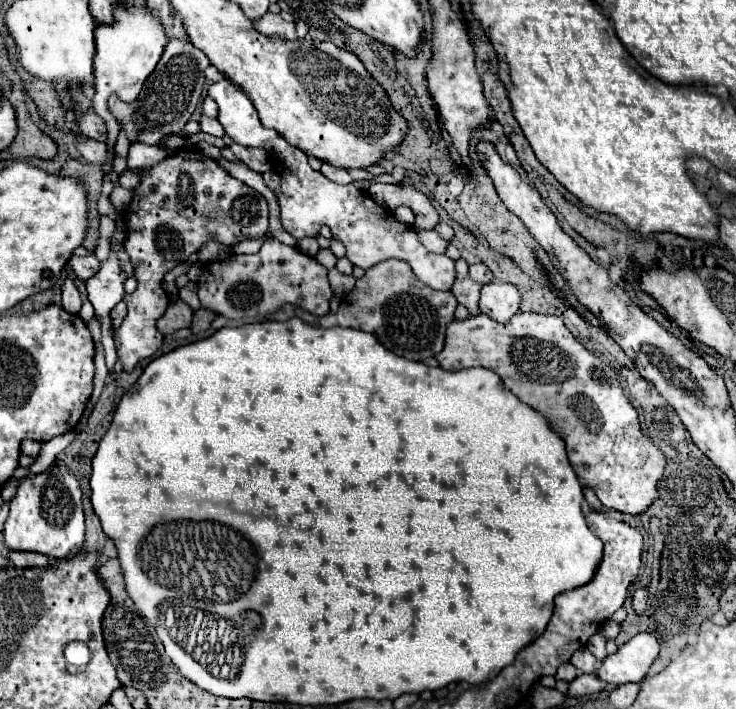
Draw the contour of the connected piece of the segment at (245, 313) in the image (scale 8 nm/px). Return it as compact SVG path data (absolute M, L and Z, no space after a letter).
M266 240L258 254L232 254L220 262L206 264L198 280L198 298L202 308L212 310L228 320L266 318L284 304L294 304L314 316L328 314L332 288L326 278L328 270L312 256L278 240Z

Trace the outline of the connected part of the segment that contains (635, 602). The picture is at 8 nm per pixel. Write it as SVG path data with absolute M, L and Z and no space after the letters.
M640 586L634 596L632 596L632 608L636 614L642 614L644 612L644 606L646 606L646 598L648 598L648 588L646 586Z

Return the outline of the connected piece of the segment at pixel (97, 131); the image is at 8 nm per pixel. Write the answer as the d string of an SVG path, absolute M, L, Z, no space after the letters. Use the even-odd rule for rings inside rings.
M86 112L78 122L78 128L86 138L106 142L106 124L102 122L100 116L96 116L96 112Z

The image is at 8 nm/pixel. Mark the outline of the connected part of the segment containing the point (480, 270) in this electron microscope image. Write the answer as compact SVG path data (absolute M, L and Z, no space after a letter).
M472 264L470 266L470 278L478 284L488 284L492 280L492 272L486 264Z

